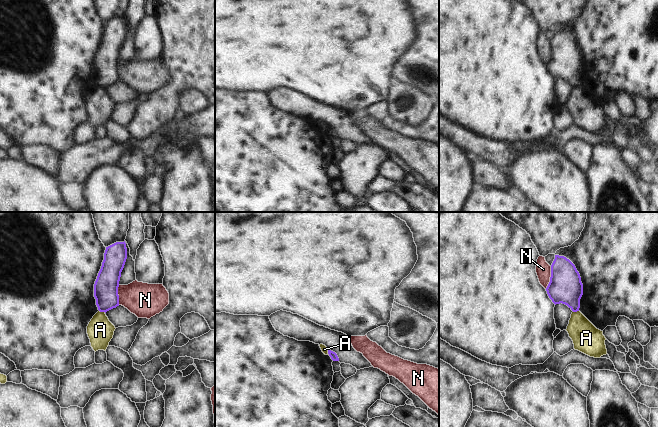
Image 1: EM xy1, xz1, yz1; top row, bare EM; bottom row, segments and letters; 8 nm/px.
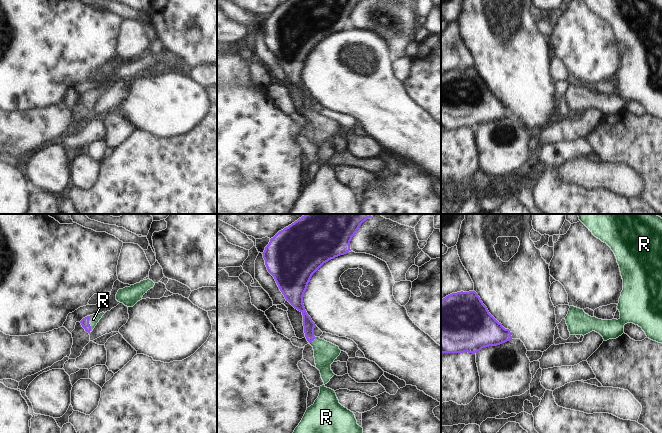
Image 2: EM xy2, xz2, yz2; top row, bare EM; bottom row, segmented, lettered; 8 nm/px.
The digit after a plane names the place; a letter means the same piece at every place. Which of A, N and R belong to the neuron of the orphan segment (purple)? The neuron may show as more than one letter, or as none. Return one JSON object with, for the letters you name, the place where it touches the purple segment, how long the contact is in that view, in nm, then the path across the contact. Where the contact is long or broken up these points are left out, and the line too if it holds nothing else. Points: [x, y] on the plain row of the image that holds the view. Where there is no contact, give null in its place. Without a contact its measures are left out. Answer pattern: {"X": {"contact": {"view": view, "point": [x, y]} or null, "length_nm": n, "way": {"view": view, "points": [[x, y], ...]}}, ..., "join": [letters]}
{"R": {"contact": {"view": "xy2", "point": [89, 100]}, "length_nm": 130, "way": {"view": "xy2", "points": [[84, 98], [89, 100], [93, 95]]}}, "join": ["R"]}

